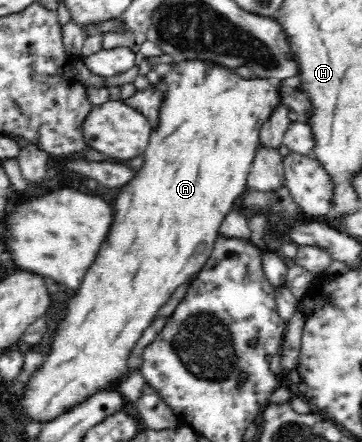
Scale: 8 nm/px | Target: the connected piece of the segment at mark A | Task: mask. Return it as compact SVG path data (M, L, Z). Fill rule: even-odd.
M178 57L170 63L169 73L164 74L159 82L159 85L165 88L165 98L160 106L158 127L153 131L149 139L149 145L142 151L144 153L143 166L121 188L122 191L120 191L120 195L114 203L114 227L110 229L110 239L106 239L106 243L102 243L102 251L98 253L98 259L92 263L92 267L88 268L88 273L82 281L82 287L76 290L76 295L70 299L66 317L60 321L60 325L56 327L56 333L52 337L52 343L50 343L52 349L46 355L42 367L38 371L34 371L34 375L30 377L30 383L24 387L24 397L16 405L16 413L20 409L24 409L24 415L30 417L36 423L52 422L53 419L60 418L62 414L69 413L70 410L81 406L81 403L88 402L94 394L101 393L102 390L115 388L116 384L114 383L128 375L130 355L133 354L134 347L137 346L144 330L156 319L158 312L170 299L172 293L176 293L176 289L180 285L183 285L204 267L212 254L214 243L219 237L222 220L232 211L232 207L238 204L240 197L247 190L247 175L258 151L258 135L262 125L270 119L277 107L284 106L286 110L289 110L285 103L281 103L281 95L285 94L284 89L287 82L292 83L292 88L298 90L298 93L304 93L304 84L301 83L301 80L298 82L297 78L289 81L264 78L257 78L256 81L244 81L234 70L214 62L186 60Z

